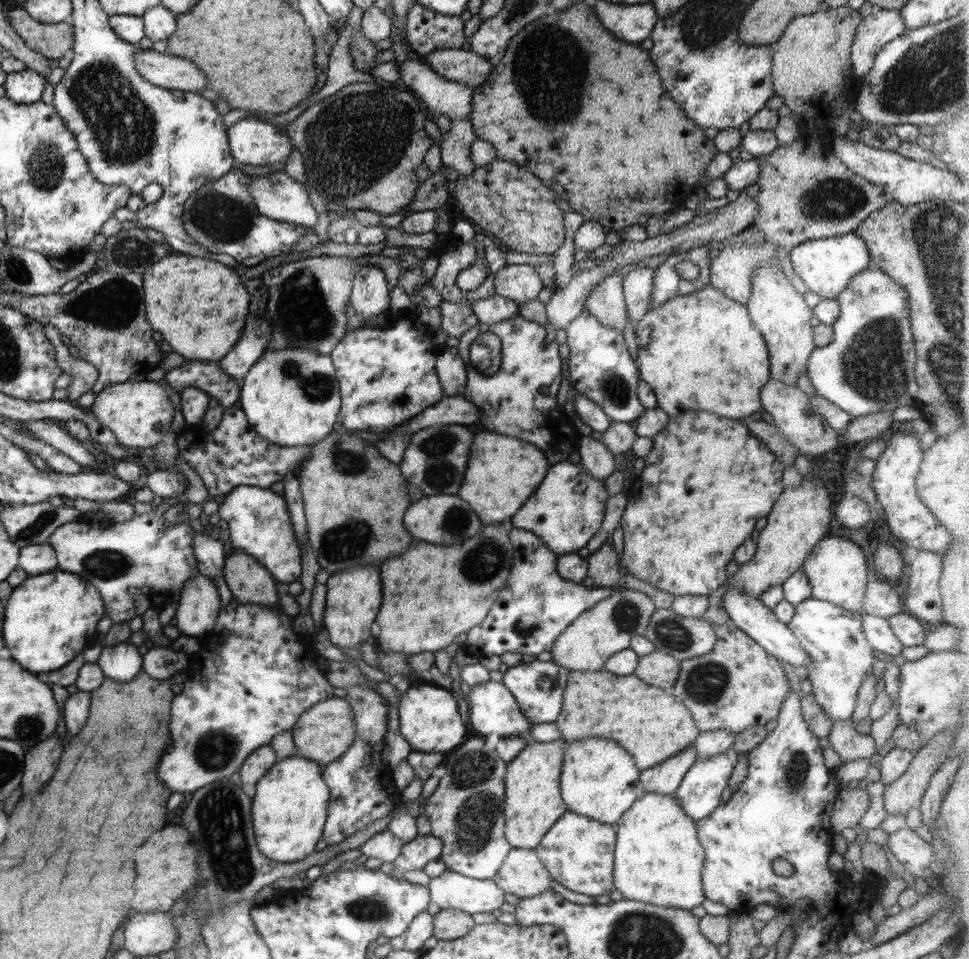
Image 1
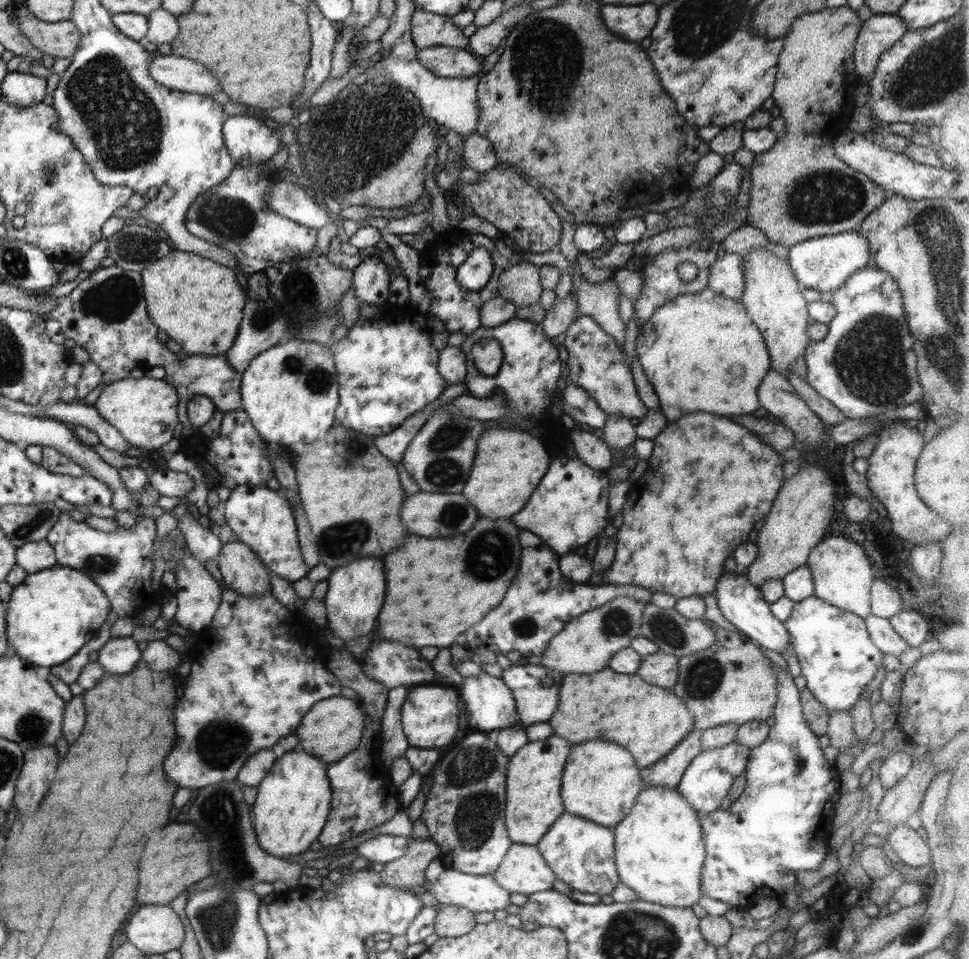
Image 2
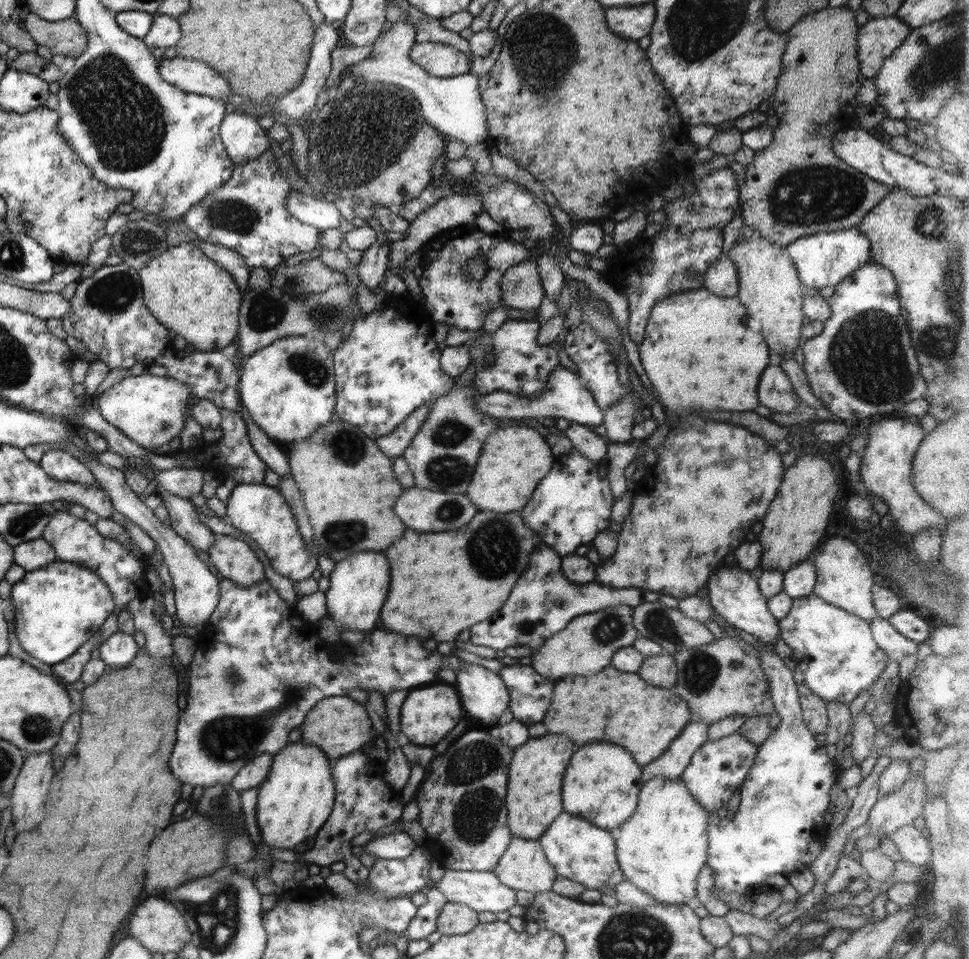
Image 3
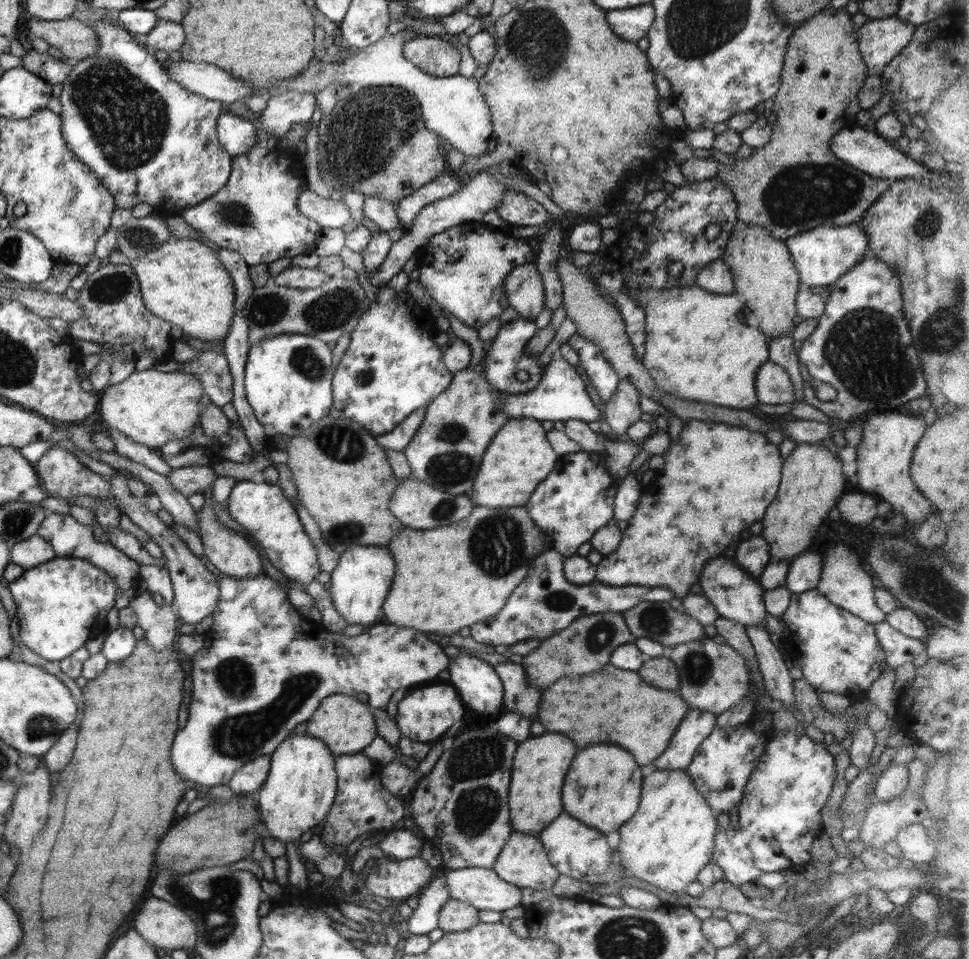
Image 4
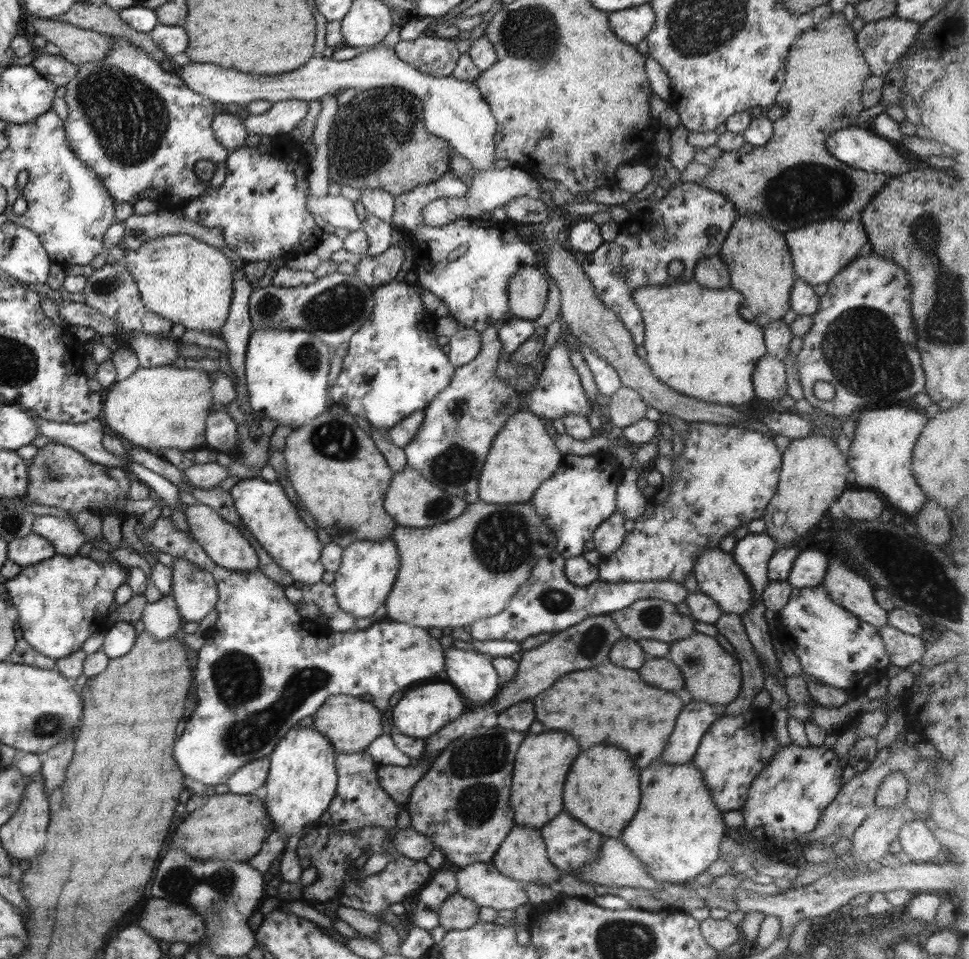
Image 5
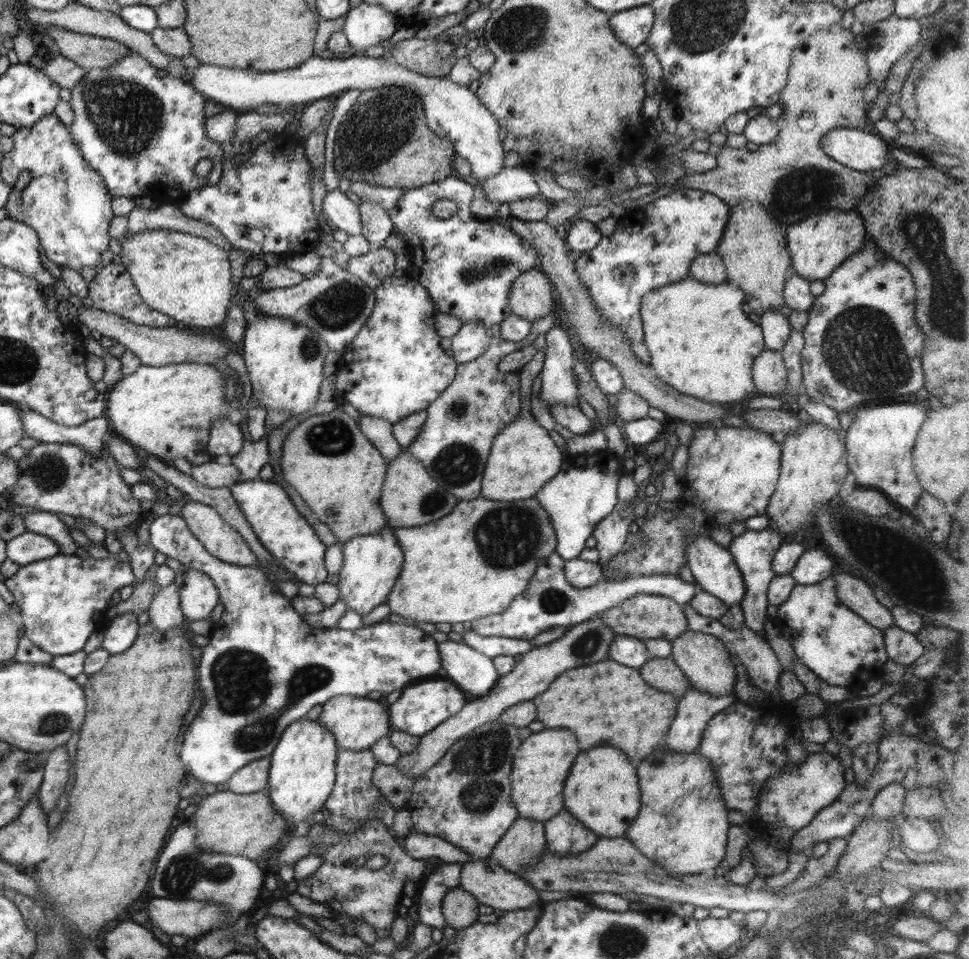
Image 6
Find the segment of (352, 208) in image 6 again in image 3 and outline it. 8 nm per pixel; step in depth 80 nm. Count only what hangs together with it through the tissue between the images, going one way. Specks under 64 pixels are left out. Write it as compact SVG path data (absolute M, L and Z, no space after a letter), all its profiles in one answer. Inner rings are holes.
M291 190L286 199L288 212L304 224L309 224L322 231L337 229L344 217L334 203L314 198L312 194L304 194Z

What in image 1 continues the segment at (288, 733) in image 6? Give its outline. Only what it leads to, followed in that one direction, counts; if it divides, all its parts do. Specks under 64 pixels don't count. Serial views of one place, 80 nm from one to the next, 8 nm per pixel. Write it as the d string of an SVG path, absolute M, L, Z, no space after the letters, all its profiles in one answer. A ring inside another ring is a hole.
M300 756L286 757L255 784L251 817L258 850L270 860L293 863L315 852L316 843L323 838L330 798L328 785L322 774L323 766Z

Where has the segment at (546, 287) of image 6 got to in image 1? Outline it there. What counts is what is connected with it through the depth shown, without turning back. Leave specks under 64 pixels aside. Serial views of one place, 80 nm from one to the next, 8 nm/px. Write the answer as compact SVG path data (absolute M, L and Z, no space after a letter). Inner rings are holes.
M527 264L506 265L500 269L493 280L496 295L519 304L536 300L543 282L535 268Z

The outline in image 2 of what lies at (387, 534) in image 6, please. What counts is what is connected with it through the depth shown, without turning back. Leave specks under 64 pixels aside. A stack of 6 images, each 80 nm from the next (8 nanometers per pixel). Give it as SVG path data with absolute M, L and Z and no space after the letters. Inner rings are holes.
M362 557L335 568L329 575L328 592L323 599L327 610L328 628L349 645L349 640L367 635L376 624L386 595L383 559Z

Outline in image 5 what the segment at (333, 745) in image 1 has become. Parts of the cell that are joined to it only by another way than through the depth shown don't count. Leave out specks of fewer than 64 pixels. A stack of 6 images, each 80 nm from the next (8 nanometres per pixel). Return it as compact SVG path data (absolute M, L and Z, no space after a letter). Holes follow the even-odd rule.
M330 695L326 702L313 714L314 730L328 737L336 752L355 753L366 750L376 738L383 736L383 715L378 707L370 701L352 695Z

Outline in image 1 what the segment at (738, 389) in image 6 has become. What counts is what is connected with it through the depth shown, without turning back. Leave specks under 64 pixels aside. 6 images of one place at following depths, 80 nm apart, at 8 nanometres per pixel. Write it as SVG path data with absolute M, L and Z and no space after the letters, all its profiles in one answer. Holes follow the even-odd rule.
M710 284L696 292L672 298L661 304L661 306L648 310L643 320L636 325L635 341L639 346L638 363L640 363L639 370L642 380L645 380L651 386L657 396L657 406L666 412L666 414L678 416L686 412L686 410L706 410L706 412L714 412L714 414L726 416L726 418L744 418L744 416L750 418L754 412L762 410L759 397L760 389L762 388L762 384L766 384L766 381L771 377L766 341L761 332L753 325L747 308L743 304L738 304L735 300L728 298L723 292L720 292Z

